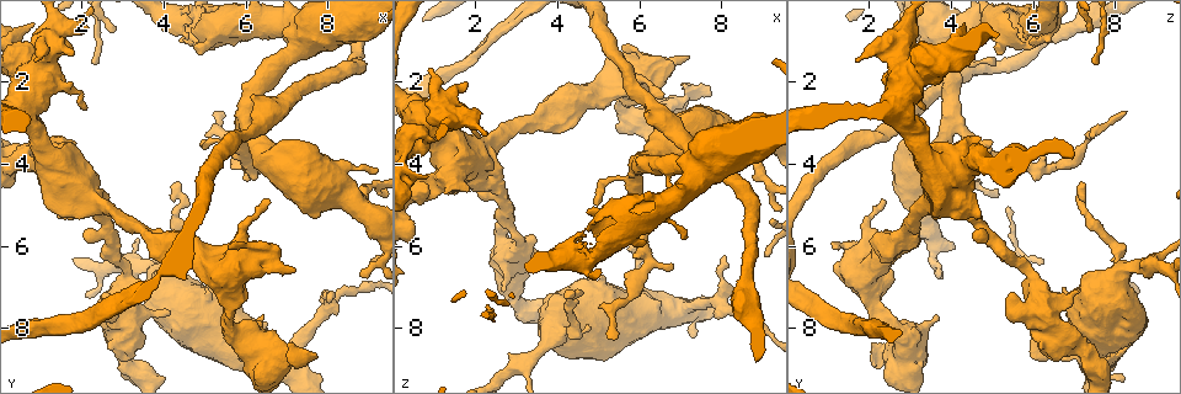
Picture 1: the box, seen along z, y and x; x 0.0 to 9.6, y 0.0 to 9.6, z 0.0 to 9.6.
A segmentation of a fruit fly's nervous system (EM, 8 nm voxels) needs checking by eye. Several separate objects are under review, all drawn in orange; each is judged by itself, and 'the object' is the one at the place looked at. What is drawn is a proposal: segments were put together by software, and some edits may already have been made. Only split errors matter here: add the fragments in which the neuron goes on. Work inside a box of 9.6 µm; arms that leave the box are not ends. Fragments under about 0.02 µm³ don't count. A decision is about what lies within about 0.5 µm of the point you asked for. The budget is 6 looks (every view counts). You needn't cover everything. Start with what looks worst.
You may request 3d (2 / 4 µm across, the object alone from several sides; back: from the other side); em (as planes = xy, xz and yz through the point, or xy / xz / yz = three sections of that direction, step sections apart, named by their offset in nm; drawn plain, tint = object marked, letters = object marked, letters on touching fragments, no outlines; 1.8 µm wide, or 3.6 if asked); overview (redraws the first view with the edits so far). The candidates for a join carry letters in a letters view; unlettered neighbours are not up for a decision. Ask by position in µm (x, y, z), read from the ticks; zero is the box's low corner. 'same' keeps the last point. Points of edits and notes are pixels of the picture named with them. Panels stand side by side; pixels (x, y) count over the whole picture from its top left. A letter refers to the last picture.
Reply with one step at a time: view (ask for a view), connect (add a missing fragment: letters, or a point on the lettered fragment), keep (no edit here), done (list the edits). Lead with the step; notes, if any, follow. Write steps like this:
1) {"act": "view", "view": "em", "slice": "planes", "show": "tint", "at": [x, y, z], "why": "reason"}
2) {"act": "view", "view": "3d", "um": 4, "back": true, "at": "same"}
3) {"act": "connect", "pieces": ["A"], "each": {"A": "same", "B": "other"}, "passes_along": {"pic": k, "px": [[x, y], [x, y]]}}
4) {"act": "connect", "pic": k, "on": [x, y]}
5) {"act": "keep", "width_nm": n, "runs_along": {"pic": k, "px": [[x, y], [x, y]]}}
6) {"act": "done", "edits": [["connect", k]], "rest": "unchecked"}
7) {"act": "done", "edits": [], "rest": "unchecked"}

{"act": "view", "view": "3d", "um": 4, "at": [1.40, 4.00, 4.20], "why": "thick turns thin"}

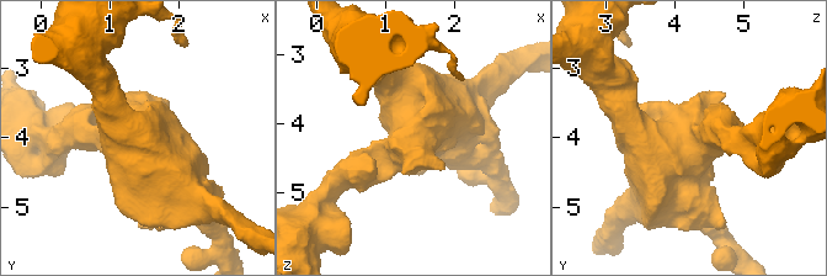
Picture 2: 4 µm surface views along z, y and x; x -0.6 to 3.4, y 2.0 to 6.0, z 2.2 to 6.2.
{"act": "view", "view": "em", "um": 3.6, "slice": "planes", "show": "tint", "at": [1.35, 4.05, 4.20]}

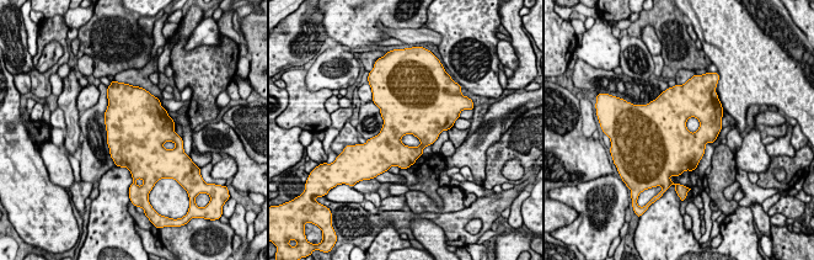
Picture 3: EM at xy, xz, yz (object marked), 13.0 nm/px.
{"act": "view", "view": "em", "um": 3.6, "slice": "planes", "show": "letters", "at": "same", "why": "see the neighbours"}

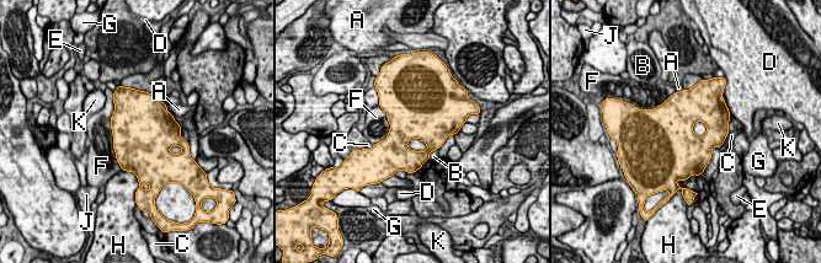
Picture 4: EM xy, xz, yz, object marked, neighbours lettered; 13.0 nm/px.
{"act": "keep", "width_nm": 460, "each": {"A": "other", "B": "other", "C": "other", "D": "other", "E": "other", "F": "other", "G": "other", "H": "other", "J": "other", "K": "other"}, "border": {"pic": 4, "px": [[112, 98], [112, 148], [122, 170]]}, "found": "no lettered fragment goes on from it"}

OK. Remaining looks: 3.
{"act": "view", "view": "3d", "um": 4, "at": [7.20, 8.55, 2.30], "why": "thin neck"}

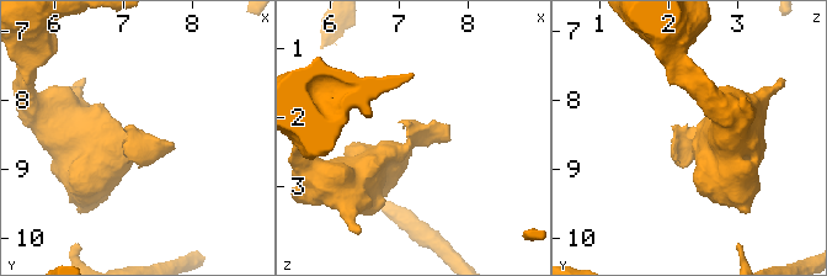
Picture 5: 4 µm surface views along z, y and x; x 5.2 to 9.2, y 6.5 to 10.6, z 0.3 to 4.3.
{"act": "view", "view": "em", "slice": "xz", "step": 16, "show": "letters", "at": [7.20, 8.55, 2.30], "why": "now the EM"}

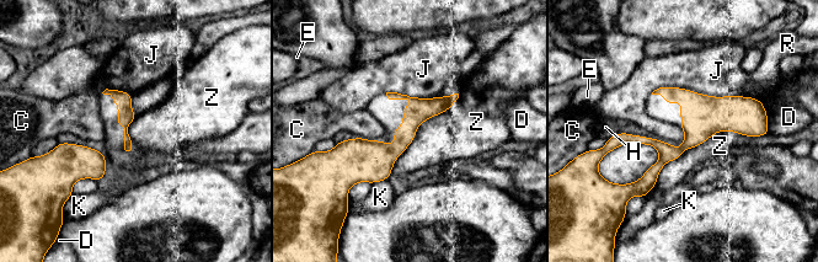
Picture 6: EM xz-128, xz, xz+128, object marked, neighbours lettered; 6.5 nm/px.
{"act": "view", "view": "em", "slice": "xy", "step": 16, "show": "letters", "at": "same"}

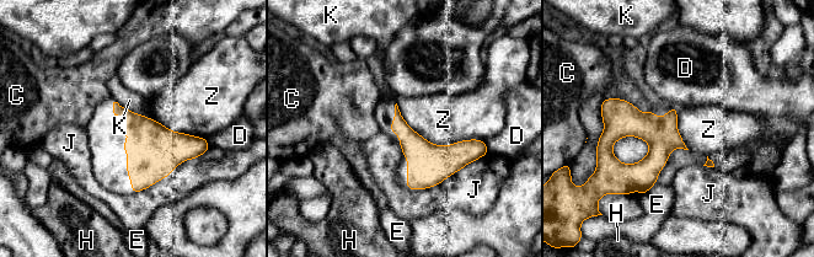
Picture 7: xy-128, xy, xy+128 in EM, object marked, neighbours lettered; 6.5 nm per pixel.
{"act": "keep", "width_nm": 160, "each": {"C": "other", "D": "other", "E": "other", "H": "other", "J": "other", "K": "other", "Z": "other"}, "border": {"pic": 7, "px": [[396, 102], [435, 144], [485, 142]]}, "found": "no lettered fragment goes on from it"}

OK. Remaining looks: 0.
{"act": "done", "edits": [], "rest": "unchecked"}

